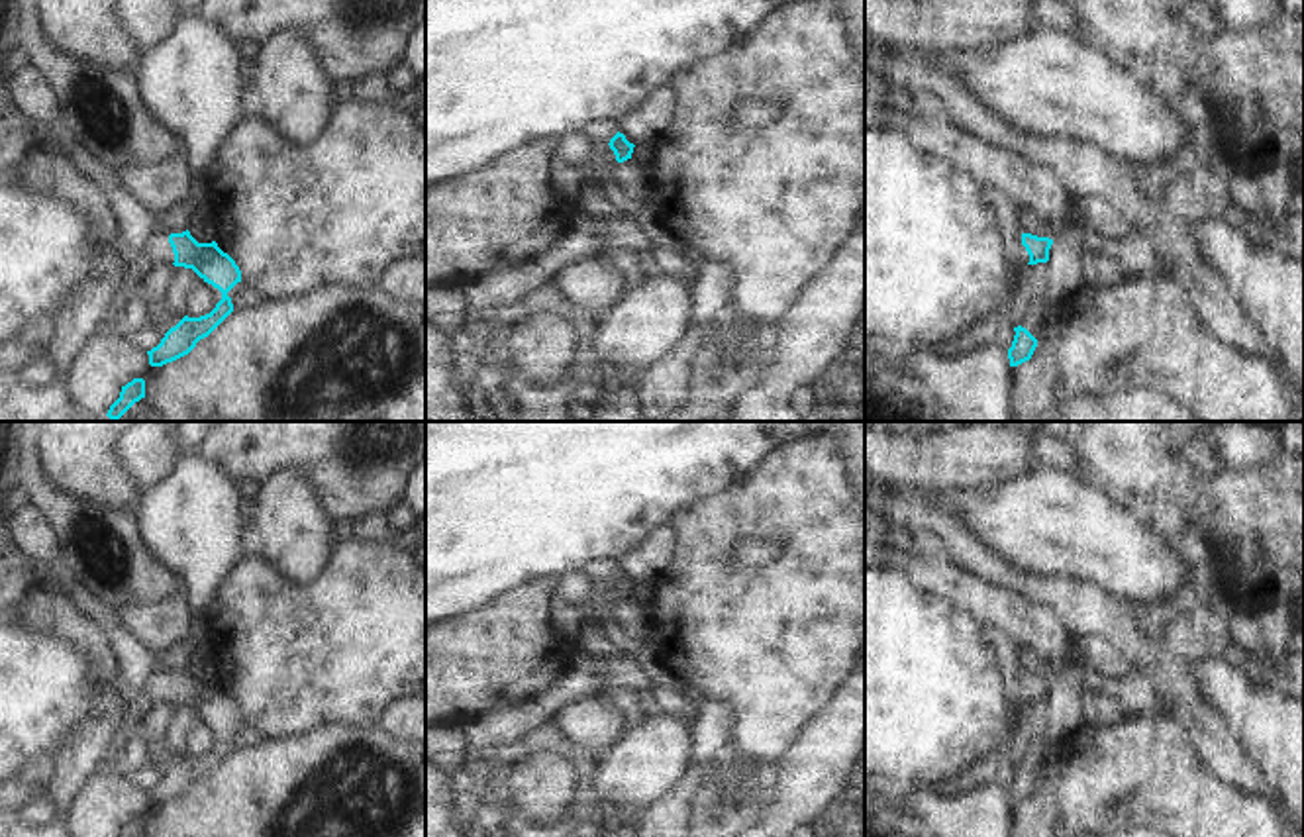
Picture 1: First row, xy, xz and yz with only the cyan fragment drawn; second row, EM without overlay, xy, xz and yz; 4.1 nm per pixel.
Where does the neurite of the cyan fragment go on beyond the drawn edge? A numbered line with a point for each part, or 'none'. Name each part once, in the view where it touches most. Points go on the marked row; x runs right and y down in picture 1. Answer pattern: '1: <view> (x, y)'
1: yz (1004, 210)

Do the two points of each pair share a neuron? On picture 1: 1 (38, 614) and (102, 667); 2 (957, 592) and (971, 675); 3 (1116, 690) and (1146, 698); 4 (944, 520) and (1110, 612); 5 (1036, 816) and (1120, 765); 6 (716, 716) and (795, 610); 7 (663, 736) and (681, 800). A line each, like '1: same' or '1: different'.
1: same
2: different
3: same
4: same
5: same
6: different
7: different

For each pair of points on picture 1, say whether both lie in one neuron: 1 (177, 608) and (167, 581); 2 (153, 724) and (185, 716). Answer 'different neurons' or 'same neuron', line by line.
1: different neurons
2: different neurons

